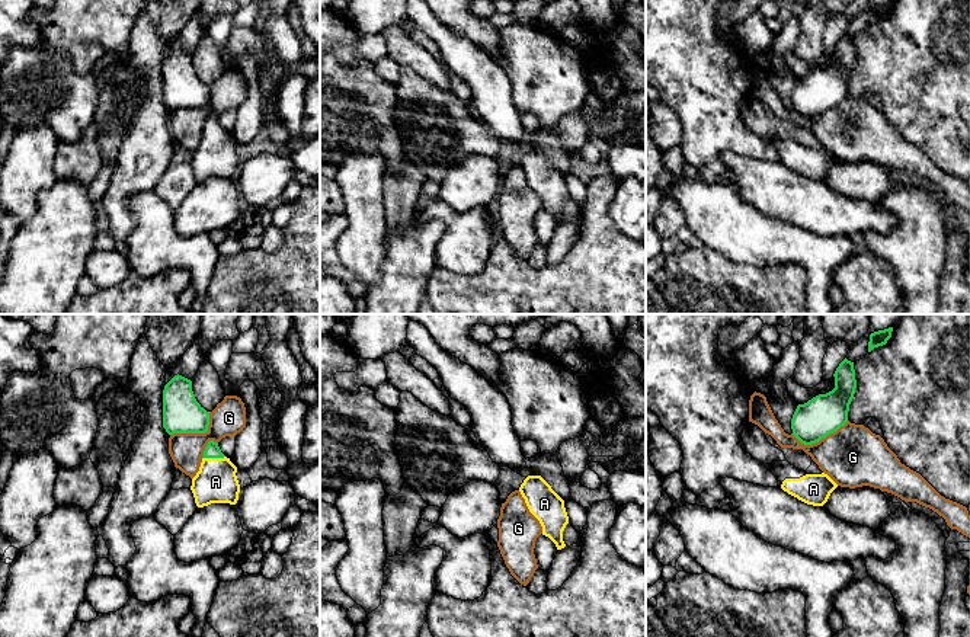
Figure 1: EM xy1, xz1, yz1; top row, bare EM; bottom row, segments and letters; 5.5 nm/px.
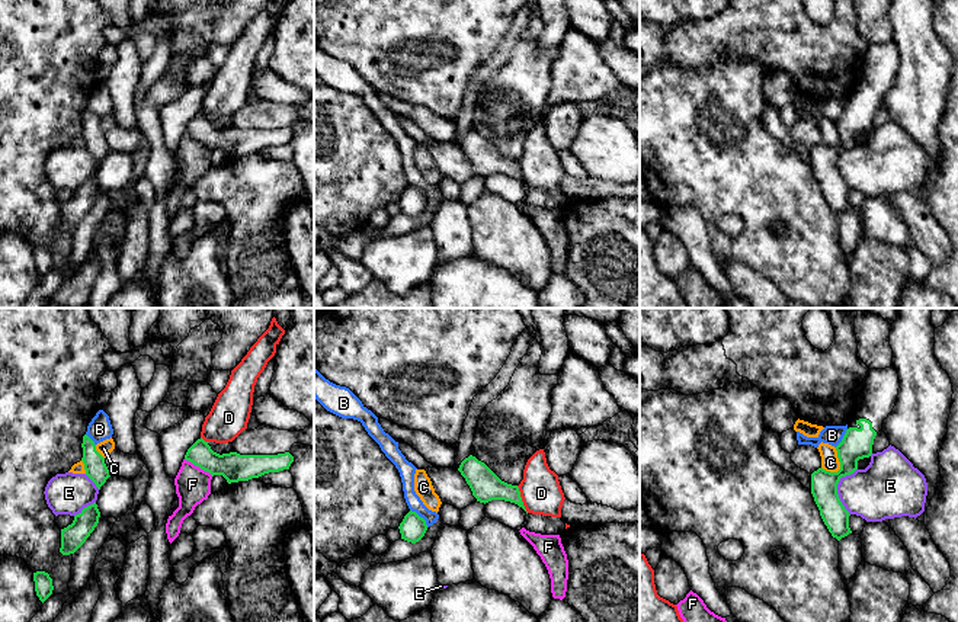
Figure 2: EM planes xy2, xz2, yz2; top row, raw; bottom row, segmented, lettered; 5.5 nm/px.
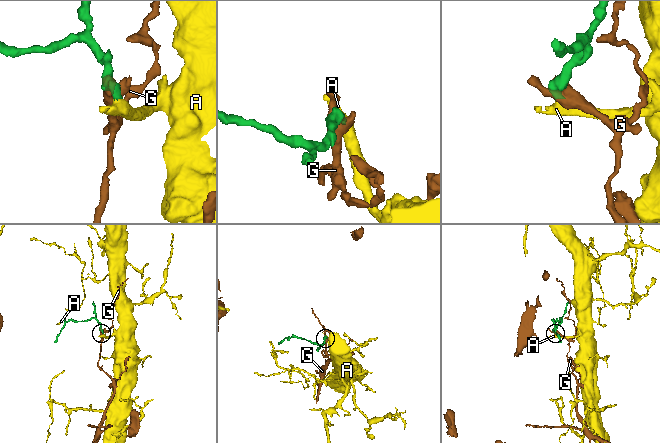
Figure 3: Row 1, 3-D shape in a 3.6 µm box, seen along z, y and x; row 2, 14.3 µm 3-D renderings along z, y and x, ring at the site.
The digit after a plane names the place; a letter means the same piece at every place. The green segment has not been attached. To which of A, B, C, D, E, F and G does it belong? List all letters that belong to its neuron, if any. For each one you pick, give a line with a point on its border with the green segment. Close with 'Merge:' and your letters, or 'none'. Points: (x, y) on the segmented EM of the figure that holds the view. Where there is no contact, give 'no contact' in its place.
A: meets green in xy1 at (214, 457)
Merge: A

